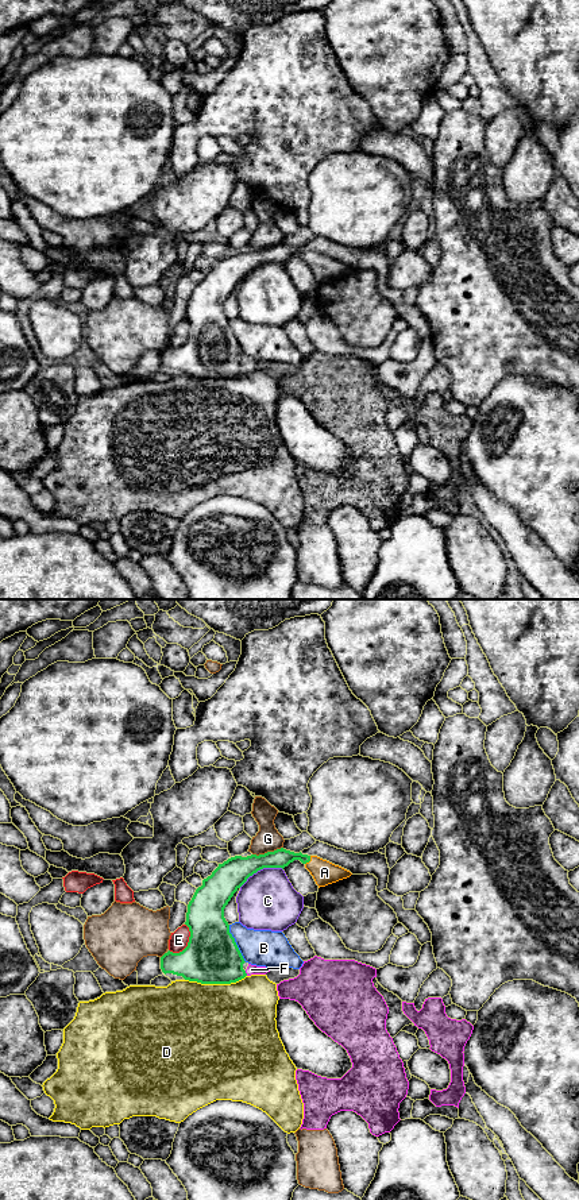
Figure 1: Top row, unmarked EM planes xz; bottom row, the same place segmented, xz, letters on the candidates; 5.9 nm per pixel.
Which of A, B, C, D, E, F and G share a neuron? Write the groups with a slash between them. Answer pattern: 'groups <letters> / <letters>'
groups A / B / C / D / E / F / G

